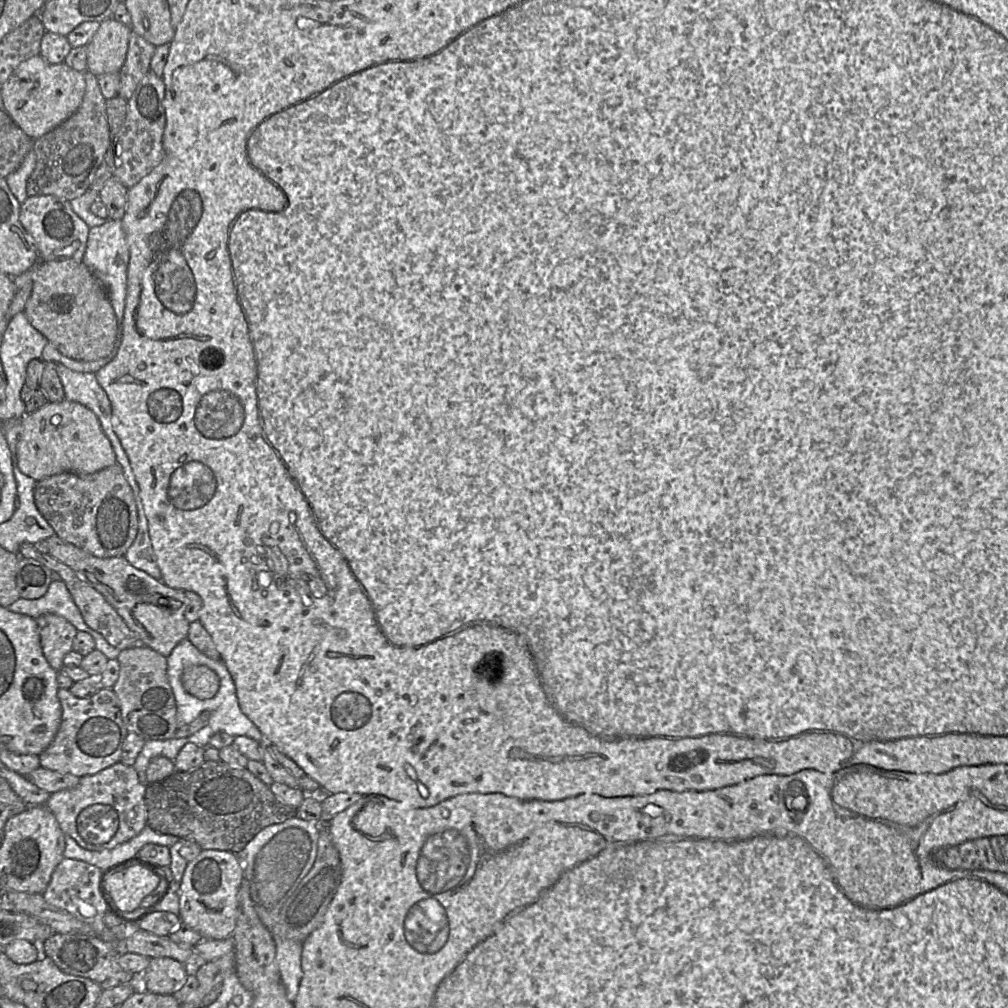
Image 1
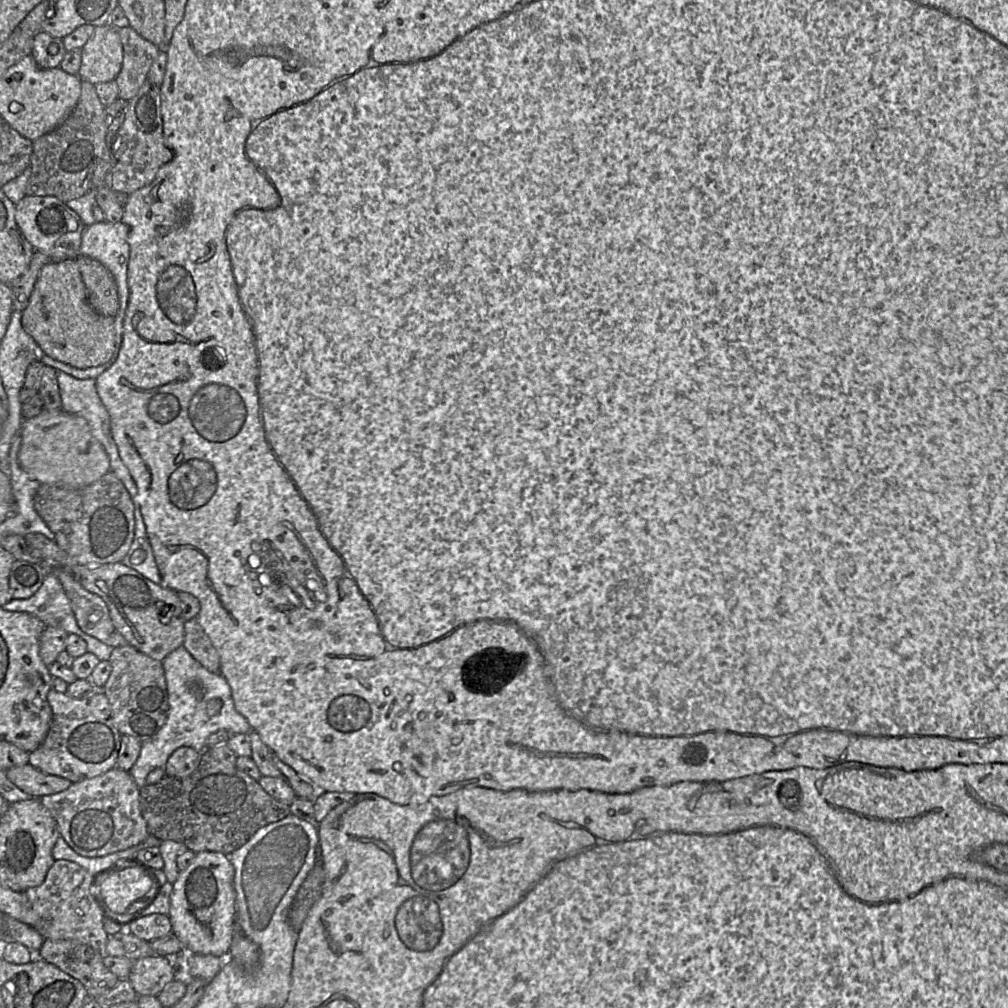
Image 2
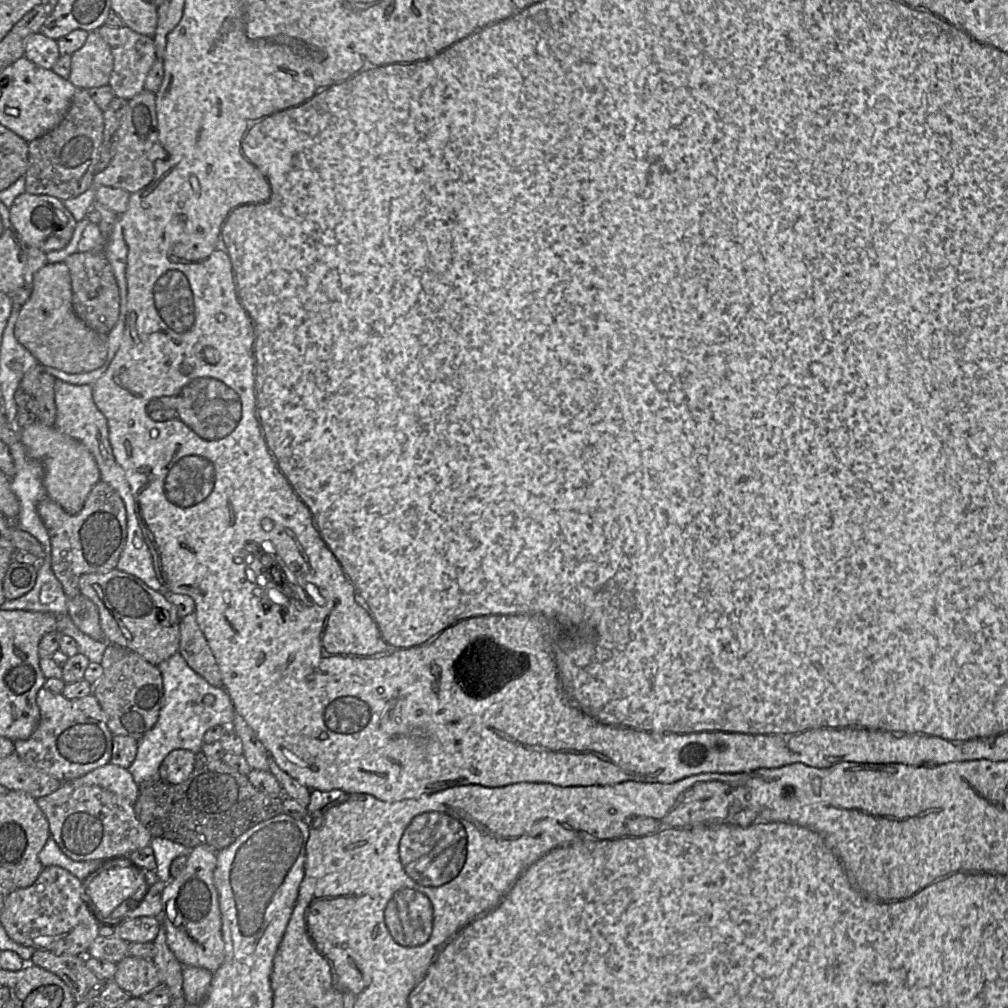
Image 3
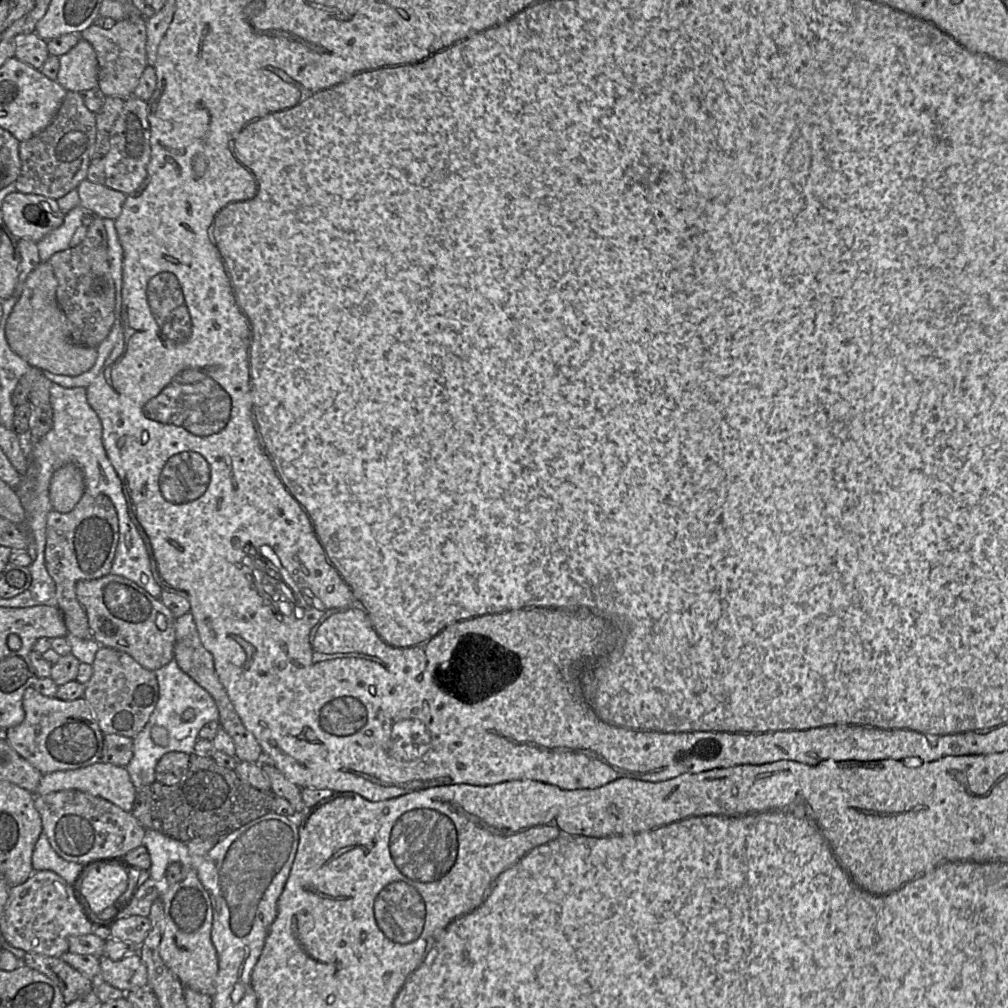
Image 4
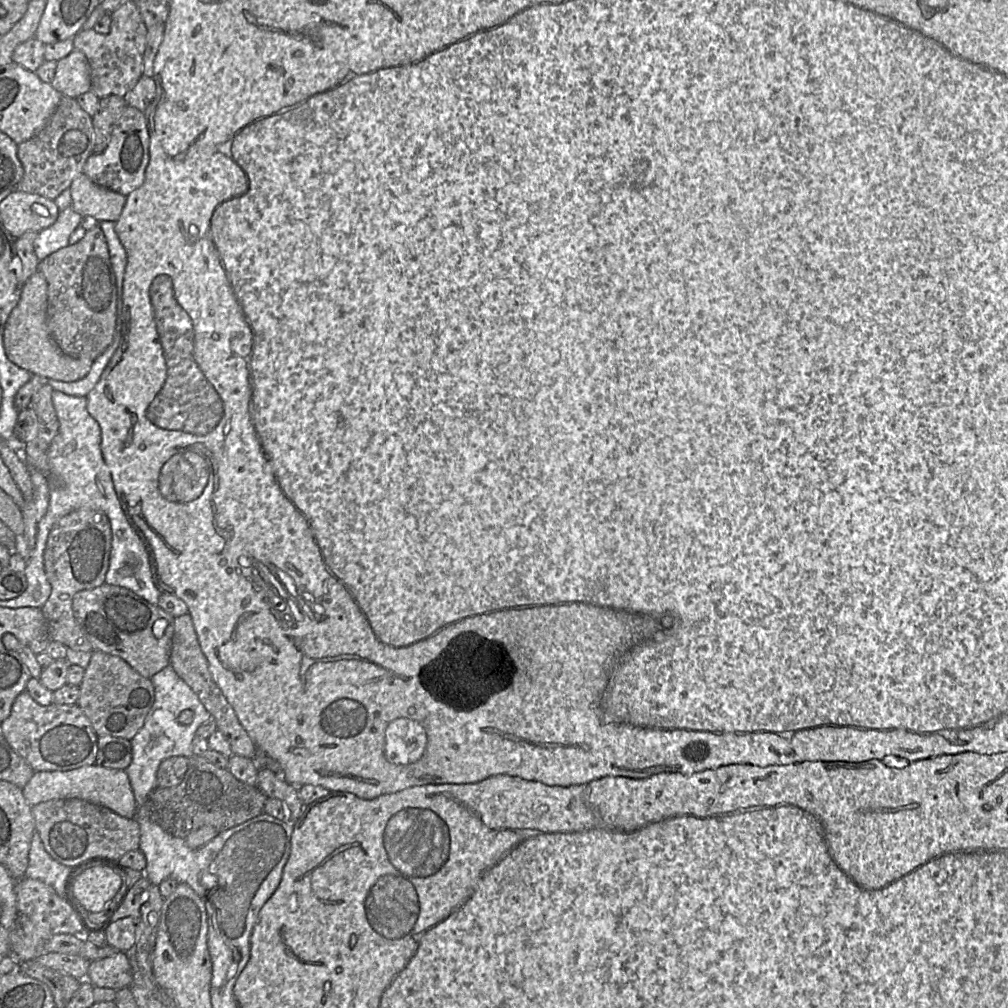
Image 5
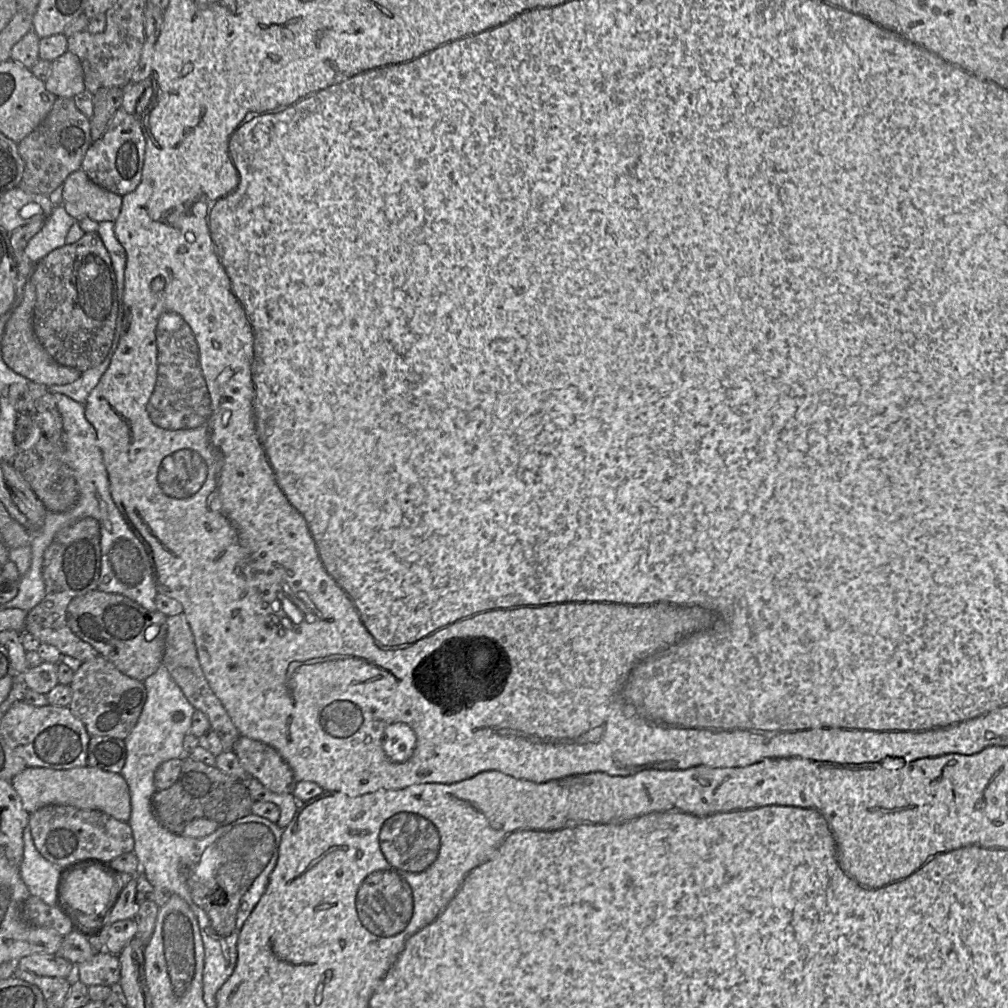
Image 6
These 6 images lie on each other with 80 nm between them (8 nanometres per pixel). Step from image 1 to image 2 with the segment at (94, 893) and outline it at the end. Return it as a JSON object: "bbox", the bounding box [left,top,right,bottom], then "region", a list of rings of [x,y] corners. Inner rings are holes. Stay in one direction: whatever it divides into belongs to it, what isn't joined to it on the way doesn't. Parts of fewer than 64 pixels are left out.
{"bbox":[24,860,109,954],"region":[[[55,860],[43,883],[24,891],[32,909],[41,919],[34,929],[44,939],[77,940],[104,954],[109,934],[103,928],[102,908],[94,896],[95,877],[96,873],[92,875],[74,862]]]}

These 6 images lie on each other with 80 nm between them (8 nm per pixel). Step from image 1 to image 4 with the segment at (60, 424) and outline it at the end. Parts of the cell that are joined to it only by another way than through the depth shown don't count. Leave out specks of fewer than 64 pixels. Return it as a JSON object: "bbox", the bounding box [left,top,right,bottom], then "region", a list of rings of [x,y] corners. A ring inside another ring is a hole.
{"bbox":[49,464,84,513],"region":[[[67,464],[54,472],[50,481],[49,497],[55,511],[69,513],[84,493],[84,475],[79,467]]]}

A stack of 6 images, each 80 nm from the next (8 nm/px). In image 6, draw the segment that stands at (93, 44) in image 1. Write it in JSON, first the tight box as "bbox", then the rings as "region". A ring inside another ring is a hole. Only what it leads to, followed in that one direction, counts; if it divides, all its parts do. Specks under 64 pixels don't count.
{"bbox":[46,51,85,98],"region":[[[67,51],[52,61],[46,89],[57,98],[72,98],[85,91],[84,73],[79,58]]]}

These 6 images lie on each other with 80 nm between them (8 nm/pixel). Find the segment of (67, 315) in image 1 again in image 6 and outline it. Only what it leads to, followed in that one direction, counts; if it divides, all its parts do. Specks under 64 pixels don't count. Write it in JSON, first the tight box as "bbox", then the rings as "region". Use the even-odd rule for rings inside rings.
{"bbox":[1,277,82,387],"region":[[[29,277],[24,287],[23,300],[13,311],[6,323],[1,343],[3,360],[15,373],[25,377],[31,382],[42,384],[46,387],[71,384],[76,381],[82,373],[74,368],[58,364],[40,344],[33,328],[35,303],[36,290]]]}

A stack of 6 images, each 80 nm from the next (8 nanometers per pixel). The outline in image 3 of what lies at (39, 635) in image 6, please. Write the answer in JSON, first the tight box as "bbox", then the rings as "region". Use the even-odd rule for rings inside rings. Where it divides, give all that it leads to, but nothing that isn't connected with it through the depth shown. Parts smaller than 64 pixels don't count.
{"bbox":[37,481,127,600],"region":[[[99,481],[76,514],[67,513],[48,496],[37,504],[51,542],[51,569],[62,585],[67,600],[80,595],[79,579],[87,573],[105,573],[116,568],[127,538],[127,514],[119,493]]]}

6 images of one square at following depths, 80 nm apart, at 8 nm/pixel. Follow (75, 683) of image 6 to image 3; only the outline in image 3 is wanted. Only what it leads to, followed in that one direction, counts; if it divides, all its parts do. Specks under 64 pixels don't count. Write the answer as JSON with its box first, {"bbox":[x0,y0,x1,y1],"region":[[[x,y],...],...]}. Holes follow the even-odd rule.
{"bbox":[92,644,164,741],"region":[[[108,644],[100,663],[103,674],[93,685],[92,694],[105,714],[107,726],[113,735],[131,736],[139,741],[158,721],[164,698],[162,674],[157,666],[150,664],[136,652],[116,644]]]}

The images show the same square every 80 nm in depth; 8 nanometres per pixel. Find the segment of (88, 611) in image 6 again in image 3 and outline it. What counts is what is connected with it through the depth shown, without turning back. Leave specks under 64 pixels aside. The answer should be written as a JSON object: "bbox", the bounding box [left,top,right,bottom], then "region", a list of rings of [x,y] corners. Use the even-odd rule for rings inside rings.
{"bbox":[79,568,180,666],"region":[[[114,568],[105,573],[87,573],[79,579],[81,595],[91,600],[98,608],[100,625],[107,643],[128,648],[152,665],[158,666],[167,660],[179,649],[180,643],[180,618],[177,610],[165,597],[164,591],[156,591],[148,587],[142,580]]]}

